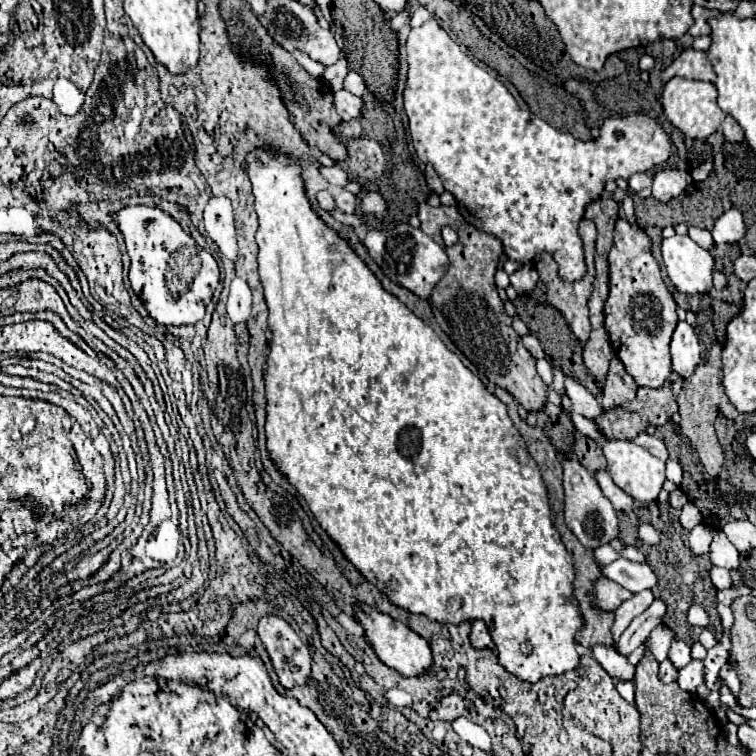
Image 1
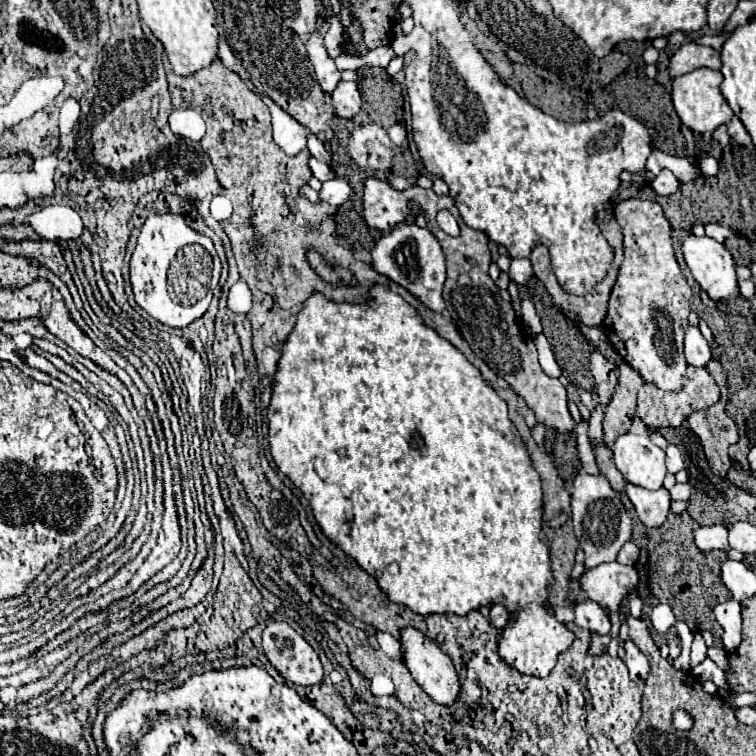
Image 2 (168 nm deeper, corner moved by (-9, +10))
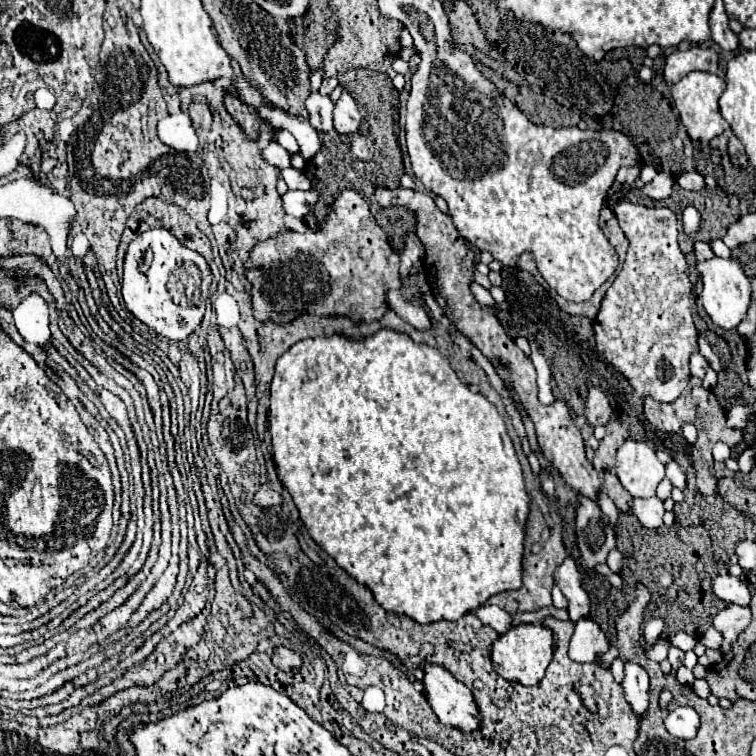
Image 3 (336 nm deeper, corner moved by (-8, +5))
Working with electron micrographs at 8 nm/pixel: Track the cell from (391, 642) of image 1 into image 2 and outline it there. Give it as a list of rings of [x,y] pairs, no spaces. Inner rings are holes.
[[[415,628],[401,630],[401,646],[403,646],[403,654],[405,654],[405,666],[409,668],[415,682],[427,692],[427,696],[441,706],[453,704],[461,692],[461,684],[459,684],[451,658],[445,652],[441,652],[441,648],[431,638],[427,638],[425,634],[421,634]]]

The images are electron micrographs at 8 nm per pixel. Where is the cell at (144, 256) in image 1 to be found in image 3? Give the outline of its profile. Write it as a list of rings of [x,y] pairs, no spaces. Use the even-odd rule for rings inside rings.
[[[152,229],[140,233],[126,251],[122,279],[122,297],[126,301],[126,307],[136,319],[140,319],[166,339],[182,341],[200,327],[206,299],[210,297],[210,285],[212,271],[206,259],[198,251],[184,247],[166,229]]]

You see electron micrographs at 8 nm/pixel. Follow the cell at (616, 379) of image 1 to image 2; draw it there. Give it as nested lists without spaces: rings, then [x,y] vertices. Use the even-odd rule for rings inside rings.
[[[627,362],[619,366],[619,374],[621,376],[615,396],[605,408],[603,418],[603,444],[607,446],[613,446],[613,440],[617,440],[617,436],[629,432],[637,408],[637,392],[643,386],[641,376]]]

